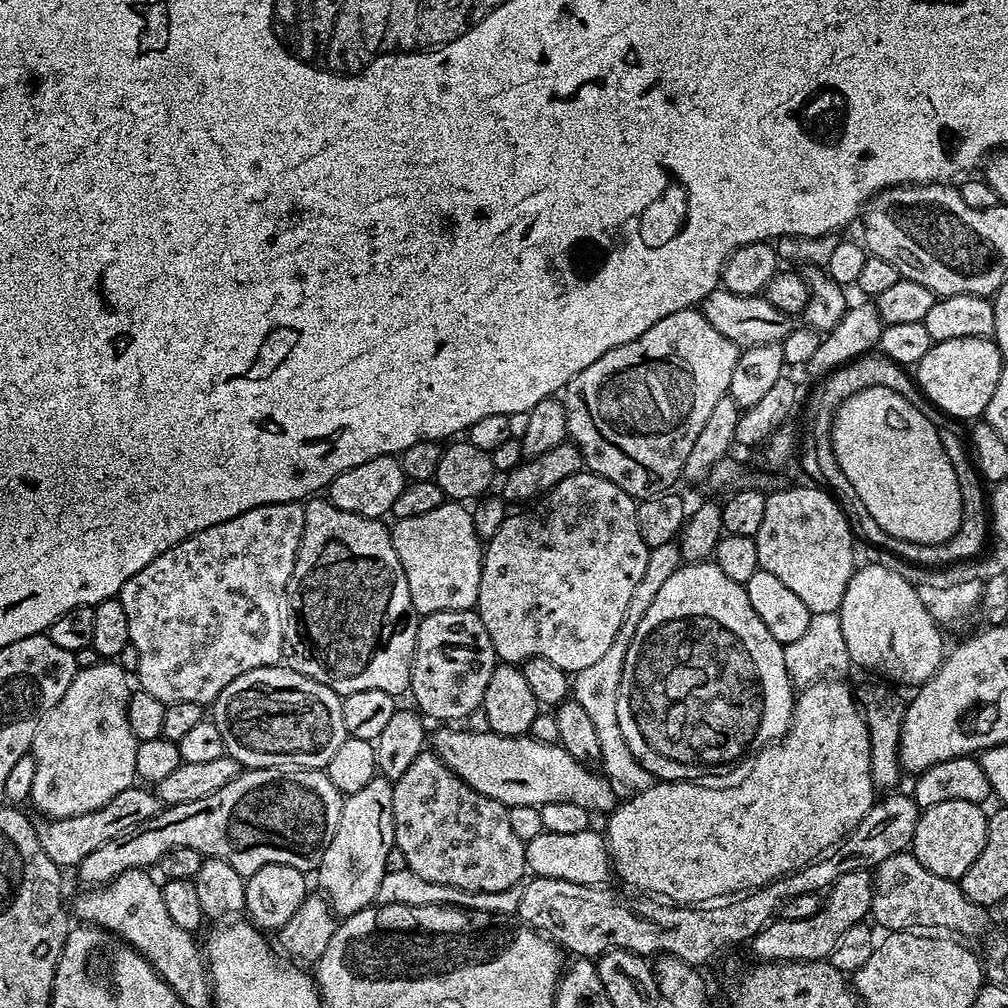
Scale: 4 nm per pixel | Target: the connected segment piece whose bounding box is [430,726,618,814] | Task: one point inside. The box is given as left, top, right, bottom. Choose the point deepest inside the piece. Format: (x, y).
(516, 770)

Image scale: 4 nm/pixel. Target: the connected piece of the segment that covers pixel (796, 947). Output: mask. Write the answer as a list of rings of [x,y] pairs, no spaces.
[[[859,868],[842,874],[832,883],[823,897],[820,909],[810,918],[773,919],[751,940],[750,949],[760,962],[787,962],[790,960],[827,960],[838,938],[850,930],[850,926],[865,923],[872,910],[874,876],[871,871]]]

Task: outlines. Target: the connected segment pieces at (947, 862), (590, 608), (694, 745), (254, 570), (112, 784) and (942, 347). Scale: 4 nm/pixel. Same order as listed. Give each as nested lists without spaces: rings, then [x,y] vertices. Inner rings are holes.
[[[938,802],[938,806],[930,806],[921,811],[918,818],[918,826],[914,830],[914,838],[910,845],[912,855],[930,870],[930,874],[938,874],[938,878],[959,881],[974,866],[974,858],[982,854],[982,846],[986,846],[986,830],[988,829],[987,811],[981,805],[974,802]]]
[[[583,470],[545,491],[535,503],[524,508],[525,512],[514,513],[513,511],[506,516],[498,532],[486,540],[482,562],[482,582],[478,586],[478,598],[474,609],[482,618],[482,626],[486,626],[486,634],[490,634],[490,642],[494,642],[497,661],[520,666],[525,660],[541,656],[546,658],[546,662],[554,662],[554,666],[558,666],[562,671],[575,674],[586,670],[586,666],[598,662],[598,658],[606,654],[610,642],[614,642],[614,634],[618,634],[618,626],[622,626],[622,618],[626,618],[626,606],[634,595],[634,590],[646,570],[648,561],[650,550],[646,542],[642,542],[642,534],[638,534],[636,505],[637,501],[630,494],[626,494],[626,490],[614,486],[614,482]]]
[[[684,562],[681,563],[662,590],[658,590],[654,602],[650,602],[650,610],[638,622],[638,630],[634,630],[634,642],[630,642],[630,650],[626,650],[626,666],[622,666],[622,686],[618,694],[618,726],[622,726],[622,738],[626,738],[626,746],[630,746],[630,754],[650,770],[653,778],[660,782],[675,782],[678,780],[699,781],[700,768],[712,768],[715,764],[728,764],[739,756],[755,754],[761,748],[776,743],[786,734],[792,721],[792,706],[794,703],[794,689],[790,678],[786,674],[786,658],[784,645],[780,644],[770,630],[758,618],[754,606],[750,606],[750,598],[746,594],[743,584],[734,582],[714,562]]]
[[[291,500],[281,504],[267,504],[246,510],[226,522],[218,522],[218,526],[210,526],[193,536],[187,536],[182,542],[175,544],[170,550],[158,554],[150,566],[138,570],[126,586],[122,586],[118,599],[122,602],[122,610],[126,610],[126,618],[130,622],[130,643],[138,650],[138,666],[135,675],[140,676],[139,687],[143,691],[154,694],[166,706],[174,702],[198,702],[208,706],[216,701],[218,694],[234,682],[242,674],[250,670],[265,668],[271,664],[280,664],[284,654],[284,627],[288,621],[288,583],[294,574],[294,562],[298,558],[298,546],[302,542],[304,529],[304,504]]]
[[[102,662],[98,666],[90,666],[90,670],[79,670],[70,686],[66,686],[66,694],[58,698],[55,706],[40,721],[30,749],[36,763],[30,804],[44,812],[40,814],[48,818],[90,814],[106,806],[114,794],[122,794],[122,790],[137,783],[134,754],[138,741],[128,721],[128,680],[129,673],[116,662]]]
[[[950,338],[935,341],[932,348],[922,354],[914,372],[925,398],[934,407],[941,408],[948,416],[972,422],[983,417],[986,406],[990,406],[990,398],[998,387],[998,374],[1002,374],[1005,366],[992,338]]]

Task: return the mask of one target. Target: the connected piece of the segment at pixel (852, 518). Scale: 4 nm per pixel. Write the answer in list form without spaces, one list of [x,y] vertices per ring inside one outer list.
[[[881,352],[864,353],[859,358],[829,372],[815,385],[817,388],[809,394],[808,405],[804,408],[804,429],[799,429],[798,432],[798,460],[800,456],[801,462],[804,463],[805,474],[812,479],[809,481],[819,482],[827,491],[831,492],[836,499],[836,505],[839,506],[844,517],[852,525],[855,535],[859,539],[861,536],[862,539],[869,540],[866,542],[873,548],[888,551],[890,554],[905,560],[908,564],[921,565],[926,569],[940,569],[945,565],[979,557],[985,551],[984,543],[987,542],[988,536],[990,540],[990,508],[986,503],[986,488],[982,483],[980,473],[976,471],[975,463],[966,451],[965,441],[963,444],[946,426],[940,428],[940,441],[958,474],[958,486],[962,498],[962,522],[956,533],[948,537],[944,544],[925,546],[906,542],[901,540],[899,536],[888,536],[886,530],[882,530],[882,526],[878,526],[874,522],[874,518],[870,518],[870,510],[866,510],[866,506],[862,506],[862,502],[857,500],[854,490],[850,486],[850,478],[846,478],[846,474],[842,474],[842,466],[838,466],[836,455],[832,449],[832,418],[836,415],[836,407],[843,400],[850,398],[856,392],[861,392],[864,388],[870,386],[896,388],[898,384],[898,377],[894,374],[886,374],[886,370],[882,370],[886,366],[880,366],[874,360],[880,360],[880,364],[893,362]]]

